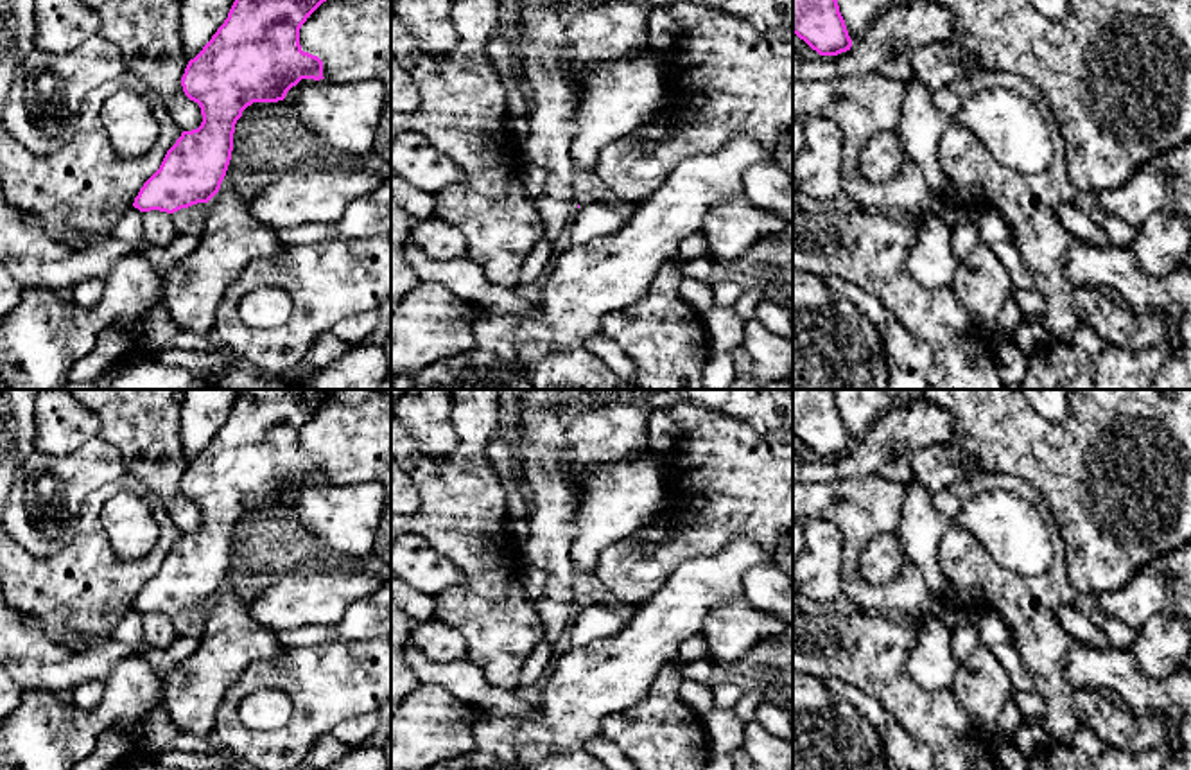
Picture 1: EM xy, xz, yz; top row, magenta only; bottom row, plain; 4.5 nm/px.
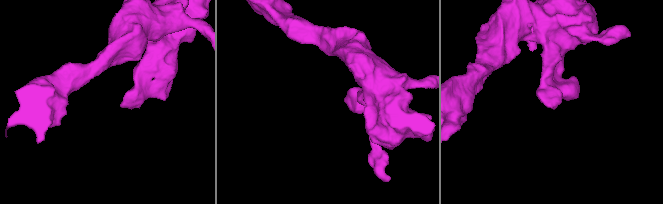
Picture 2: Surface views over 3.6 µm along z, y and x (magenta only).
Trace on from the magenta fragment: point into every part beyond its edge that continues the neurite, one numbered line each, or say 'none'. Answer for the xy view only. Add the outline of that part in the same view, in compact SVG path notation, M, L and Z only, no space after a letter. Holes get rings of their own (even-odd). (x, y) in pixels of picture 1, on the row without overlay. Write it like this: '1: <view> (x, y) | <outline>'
none

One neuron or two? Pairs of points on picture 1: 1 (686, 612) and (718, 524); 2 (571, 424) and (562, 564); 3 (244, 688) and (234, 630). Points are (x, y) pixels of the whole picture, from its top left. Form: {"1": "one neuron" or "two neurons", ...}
{"1": "two neurons", "2": "one neuron", "3": "two neurons"}

